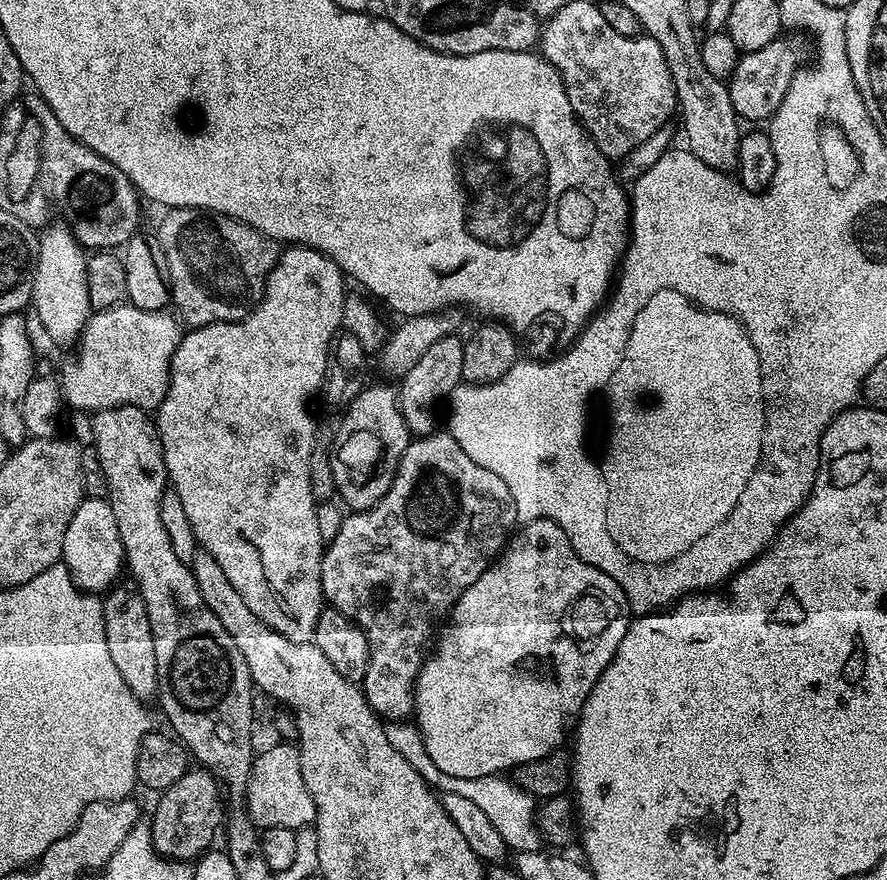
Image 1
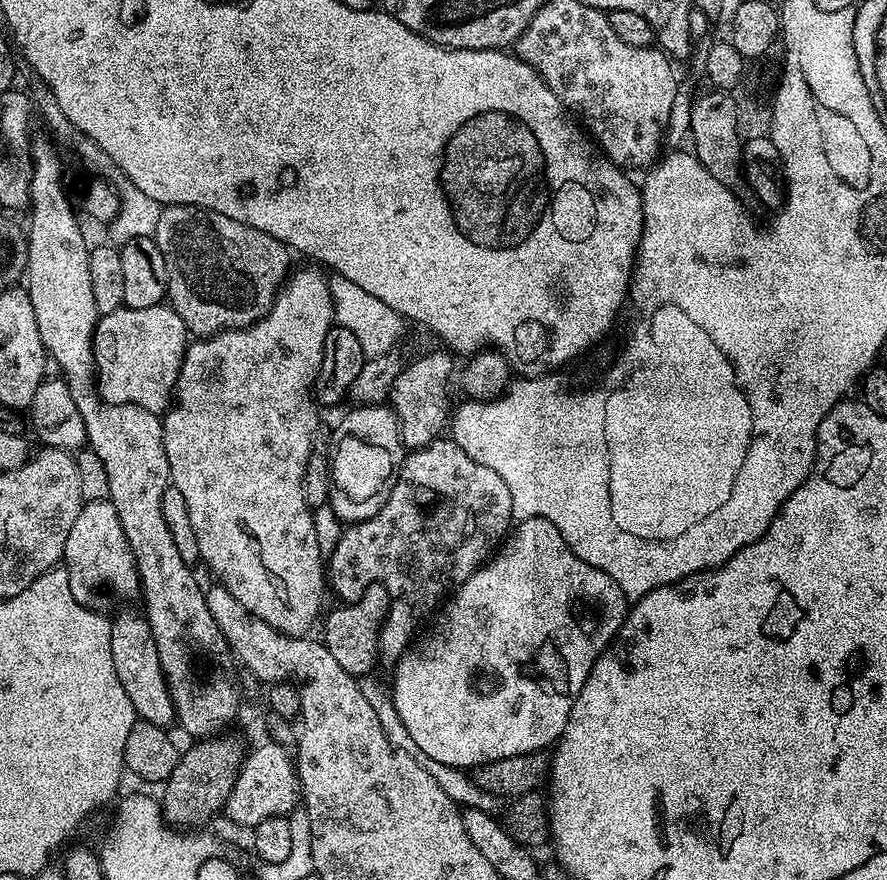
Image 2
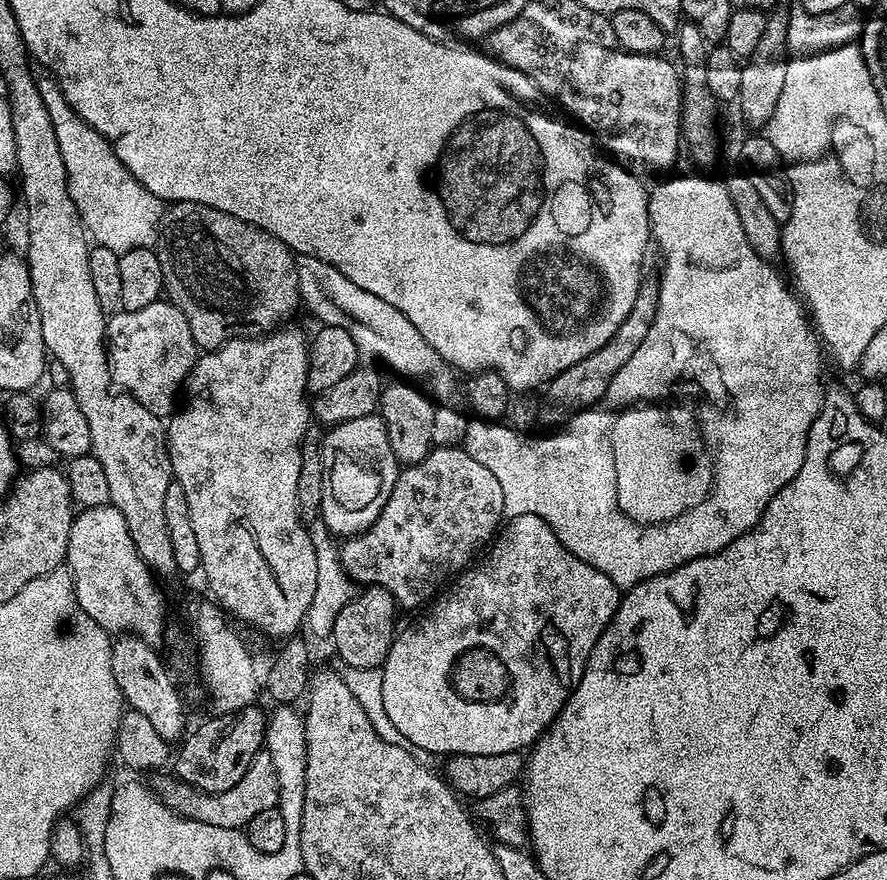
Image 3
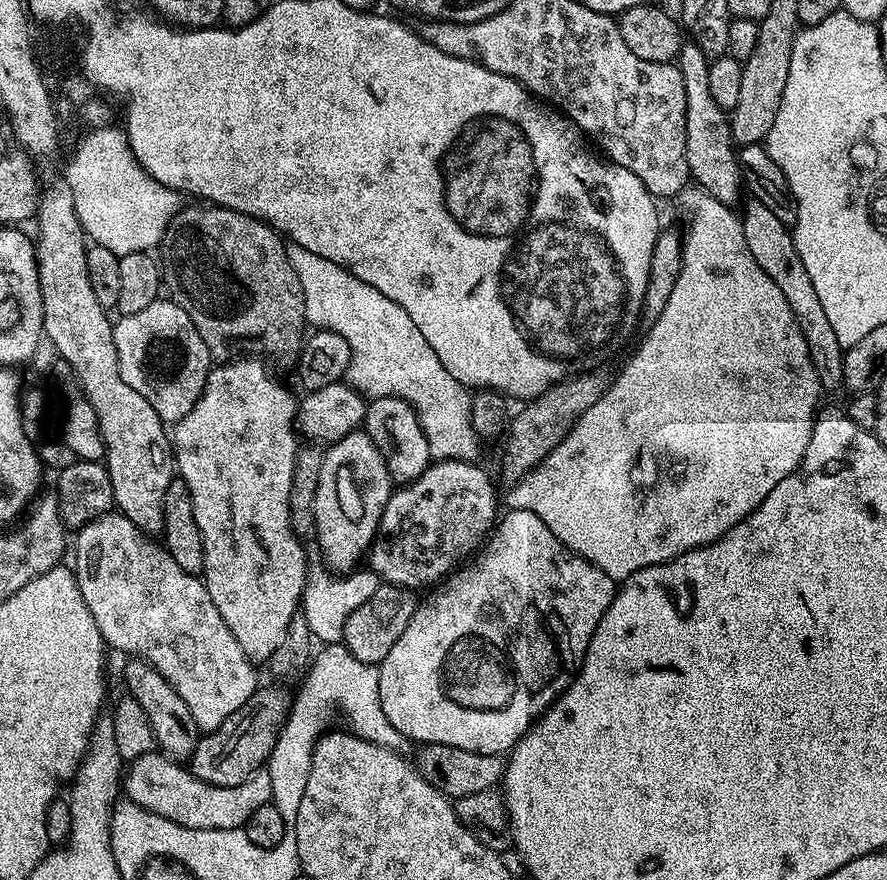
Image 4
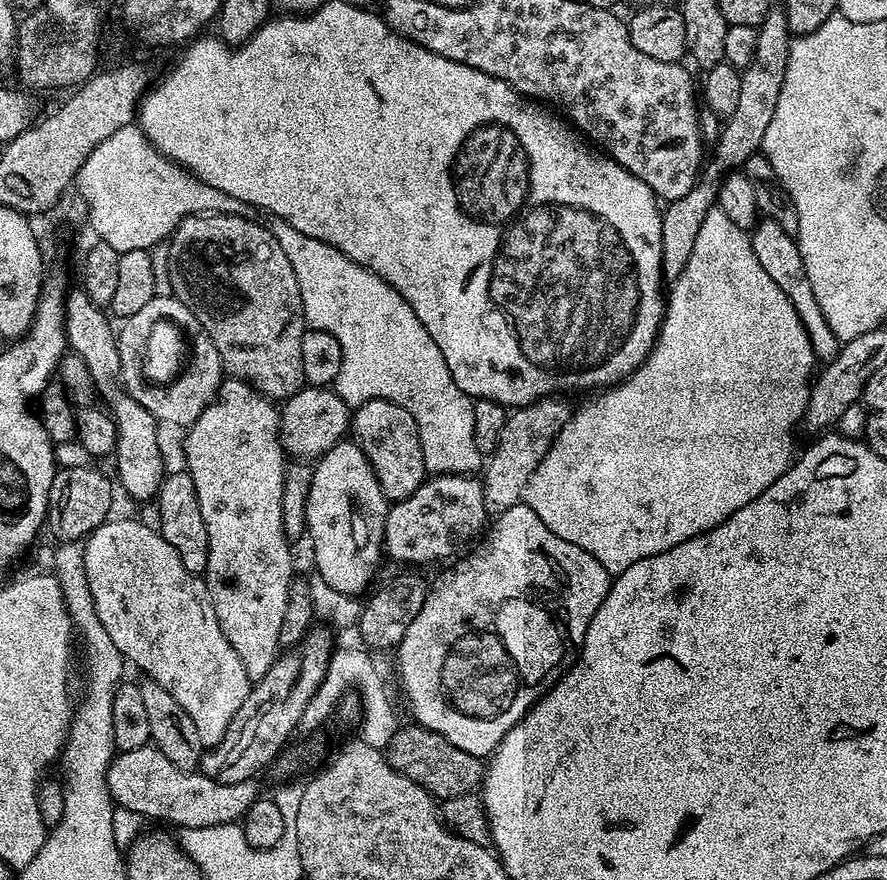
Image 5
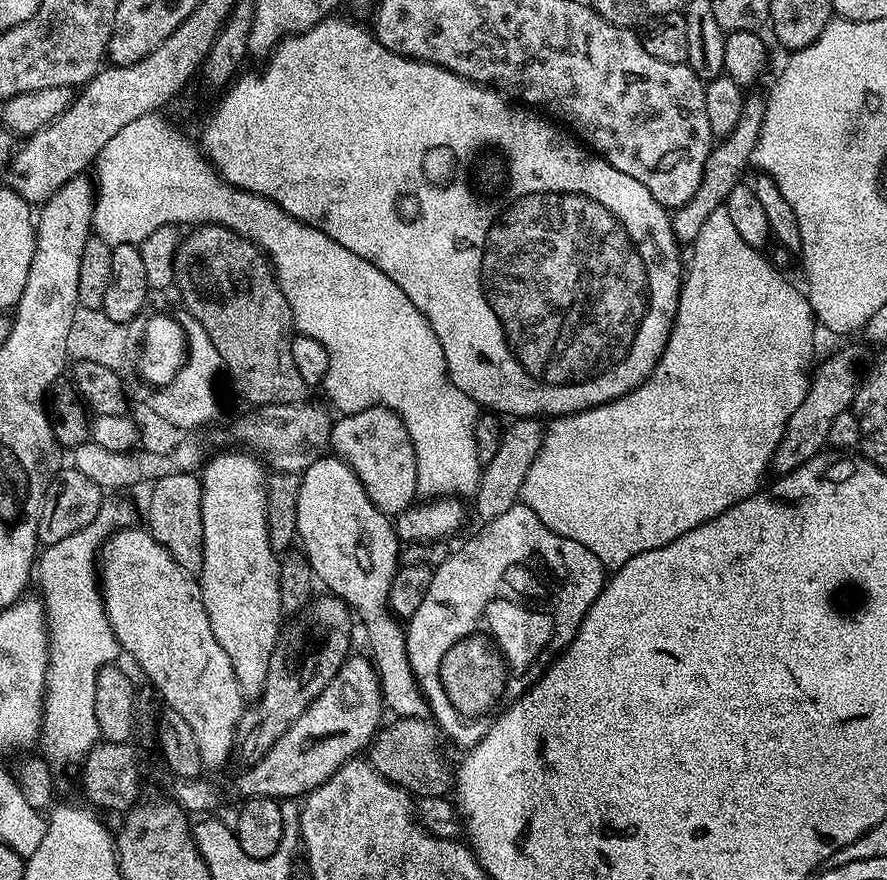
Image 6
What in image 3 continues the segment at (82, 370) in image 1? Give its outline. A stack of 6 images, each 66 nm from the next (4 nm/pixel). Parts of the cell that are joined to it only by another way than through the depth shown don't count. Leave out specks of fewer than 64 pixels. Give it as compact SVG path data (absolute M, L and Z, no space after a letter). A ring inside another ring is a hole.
M164 298L155 300L150 306L142 306L142 310L115 312L106 320L106 347L113 385L142 402L142 406L146 406L156 416L167 417L173 411L177 403L176 395L179 392L181 395L198 355L194 334L190 334L190 322L186 322L186 314L182 314L182 310L178 310Z

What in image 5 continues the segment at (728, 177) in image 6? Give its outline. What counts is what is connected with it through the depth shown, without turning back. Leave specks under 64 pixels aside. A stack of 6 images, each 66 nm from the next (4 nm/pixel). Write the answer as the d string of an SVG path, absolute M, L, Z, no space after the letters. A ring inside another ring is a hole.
M783 7L771 8L760 27L756 29L756 33L758 46L754 46L754 58L750 58L750 62L740 73L742 87L738 106L734 114L730 114L723 121L720 135L714 141L716 149L713 152L711 149L710 159L703 165L690 194L667 201L666 207L661 211L662 277L665 281L675 282L682 274L682 270L686 270L686 262L690 254L694 254L694 241L698 238L698 229L702 222L706 222L706 214L710 214L716 208L716 195L721 180L728 173L743 169L746 158L757 155L763 149L766 129L770 122L774 122L774 106L778 106L778 94L782 94L786 62L794 39L788 29Z

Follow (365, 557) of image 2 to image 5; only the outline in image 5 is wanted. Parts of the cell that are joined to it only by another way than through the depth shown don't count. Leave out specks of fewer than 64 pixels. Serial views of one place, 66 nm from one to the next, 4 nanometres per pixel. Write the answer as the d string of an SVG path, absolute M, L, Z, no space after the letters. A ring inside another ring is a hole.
M465 474L463 476L438 476L433 475L431 478L425 479L425 482L422 486L418 486L418 490L414 490L414 494L410 494L410 498L406 498L405 500L395 501L389 507L388 517L386 518L386 522L384 523L384 551L386 553L387 559L397 560L398 563L404 564L400 566L420 566L416 564L432 564L435 560L444 560L447 561L455 548L460 548L464 543L467 542L468 539L471 538L472 535L475 534L476 531L479 533L481 529L485 527L486 521L489 519L489 512L486 510L486 506L484 505L484 499L482 498L482 490L484 489L483 483L475 475Z

